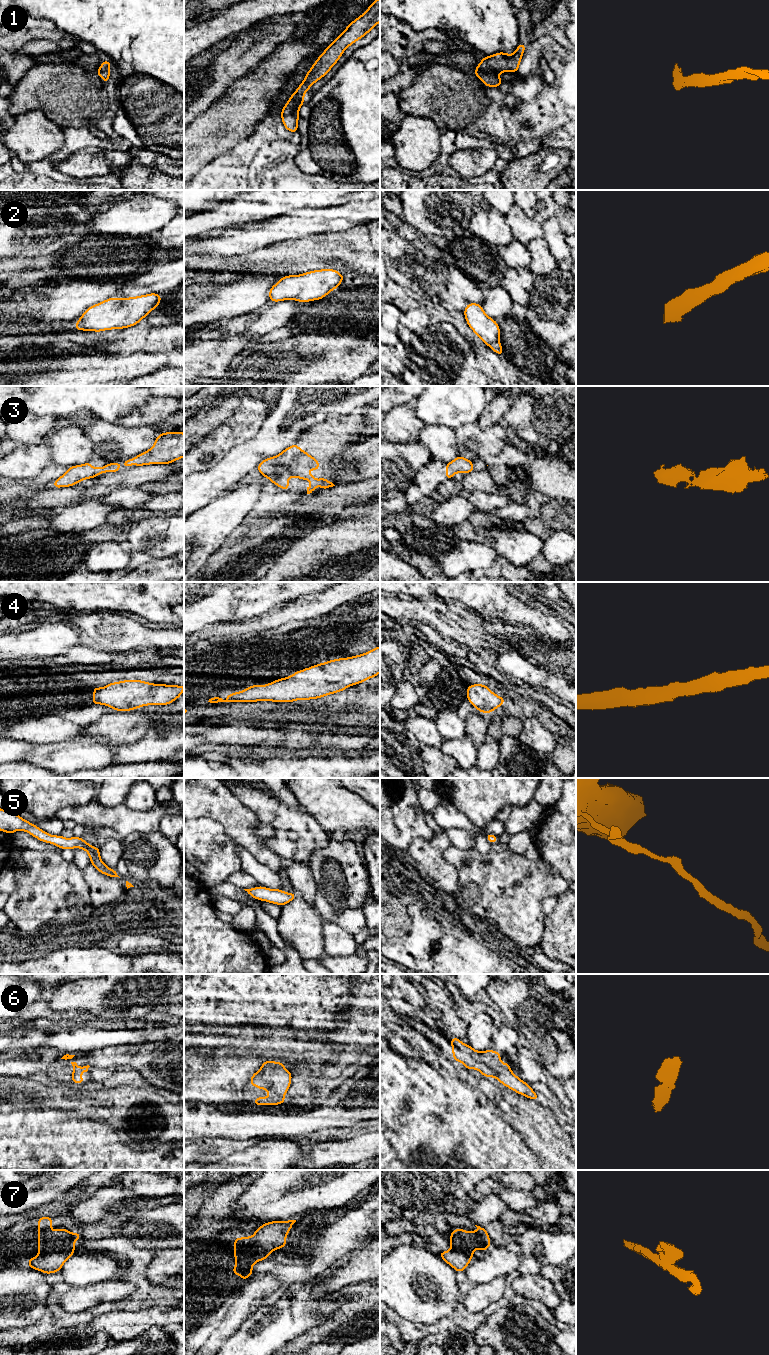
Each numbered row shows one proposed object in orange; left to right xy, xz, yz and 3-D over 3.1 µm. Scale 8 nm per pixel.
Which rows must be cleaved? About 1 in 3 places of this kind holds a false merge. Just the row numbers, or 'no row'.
7

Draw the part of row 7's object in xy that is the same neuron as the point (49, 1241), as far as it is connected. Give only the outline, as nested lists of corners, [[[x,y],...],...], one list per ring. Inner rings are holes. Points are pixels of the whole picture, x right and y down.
[[[38,1218],[38,1255],[73,1251],[74,1242],[81,1239],[81,1233],[72,1233],[65,1228],[52,1230],[53,1218]]]

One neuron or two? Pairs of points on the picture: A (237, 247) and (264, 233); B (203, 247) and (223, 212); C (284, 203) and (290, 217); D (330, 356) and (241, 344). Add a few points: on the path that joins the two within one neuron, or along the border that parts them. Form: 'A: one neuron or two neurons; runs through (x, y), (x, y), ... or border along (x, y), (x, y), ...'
A: one neuron; runs through (244, 240), (257, 234)
B: two neurons; border along (236, 227), (215, 228), (204, 236)
C: two neurons; border along (310, 207), (297, 207), (281, 215), (265, 219)
D: two neurons; border along (258, 340), (243, 349), (232, 359)

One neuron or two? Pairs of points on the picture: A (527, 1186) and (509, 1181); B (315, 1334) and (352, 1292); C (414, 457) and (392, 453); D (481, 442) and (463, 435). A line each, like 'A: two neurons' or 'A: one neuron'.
A: one neuron
B: one neuron
C: one neuron
D: one neuron

